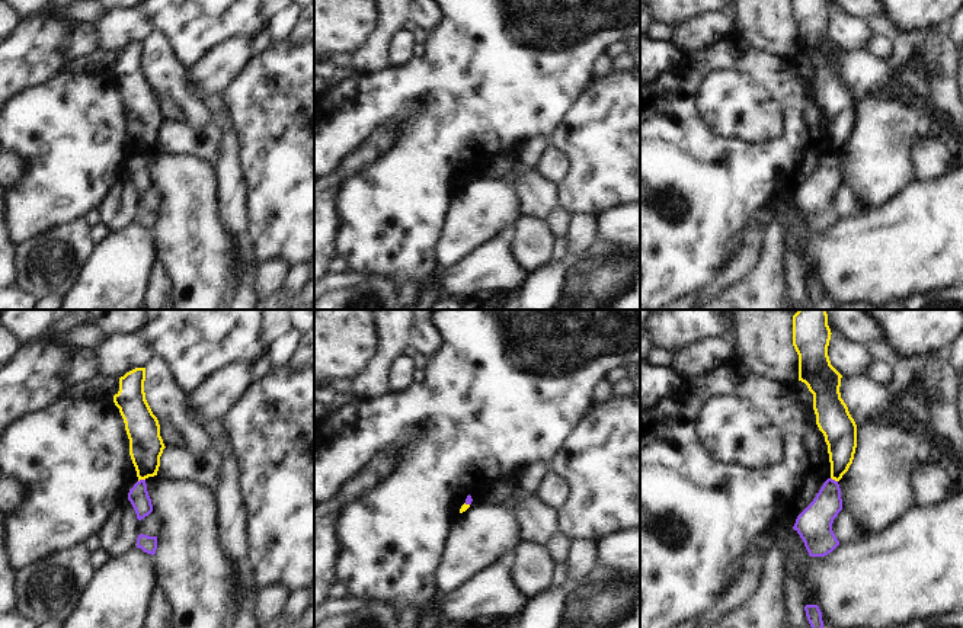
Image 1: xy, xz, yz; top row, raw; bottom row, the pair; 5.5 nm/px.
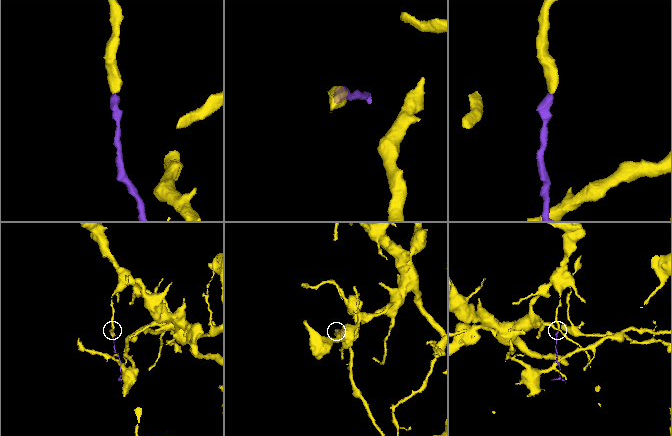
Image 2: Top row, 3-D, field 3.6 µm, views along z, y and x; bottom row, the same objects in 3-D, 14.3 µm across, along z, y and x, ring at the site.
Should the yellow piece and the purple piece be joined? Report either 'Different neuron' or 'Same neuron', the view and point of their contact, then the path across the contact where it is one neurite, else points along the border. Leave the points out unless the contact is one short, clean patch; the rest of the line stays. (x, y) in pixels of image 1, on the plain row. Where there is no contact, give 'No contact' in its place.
Different neuron. Touches yellow at xy (141, 153). Boundary: xy (144, 153), (138, 156)

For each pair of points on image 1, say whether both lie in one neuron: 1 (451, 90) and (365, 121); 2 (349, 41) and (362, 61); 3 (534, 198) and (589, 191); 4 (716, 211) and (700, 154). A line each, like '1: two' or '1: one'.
1: one
2: two
3: two
4: one

